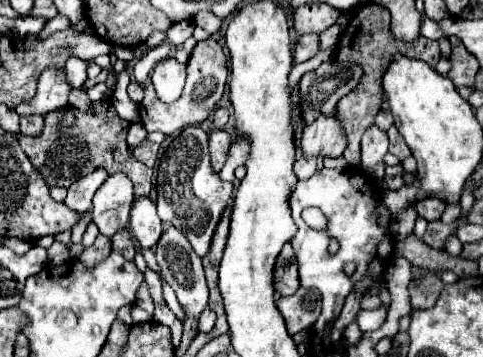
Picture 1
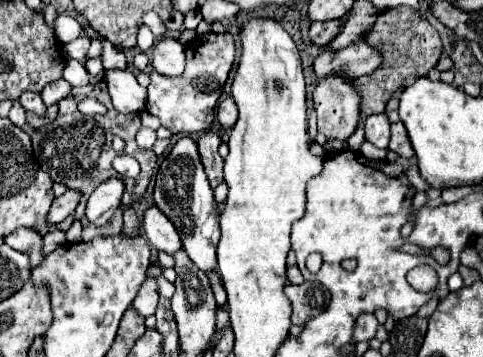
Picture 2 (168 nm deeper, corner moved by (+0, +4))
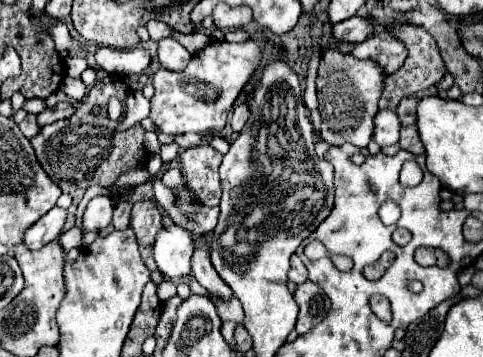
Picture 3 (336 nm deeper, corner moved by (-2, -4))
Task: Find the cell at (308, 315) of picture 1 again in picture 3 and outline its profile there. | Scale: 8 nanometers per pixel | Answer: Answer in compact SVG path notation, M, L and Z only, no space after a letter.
M307 280L307 282L297 286L295 302L299 306L299 320L297 320L297 326L295 326L295 330L299 334L309 332L329 312L329 298L327 298L327 294L317 284L313 284L311 280Z

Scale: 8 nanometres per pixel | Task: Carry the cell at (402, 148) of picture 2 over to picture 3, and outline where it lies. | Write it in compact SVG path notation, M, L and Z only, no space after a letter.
M417 126L401 128L401 140L399 140L399 146L401 146L403 150L415 152L415 154L425 154L425 148L423 148L423 142L421 142L421 138L419 138Z

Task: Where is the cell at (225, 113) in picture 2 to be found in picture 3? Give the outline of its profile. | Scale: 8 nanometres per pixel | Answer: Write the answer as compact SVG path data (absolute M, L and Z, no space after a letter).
M247 104L235 106L235 110L233 110L233 114L231 114L231 128L233 128L233 132L241 132L243 126L245 126L245 122L247 122L247 118L249 118L249 108L247 108Z

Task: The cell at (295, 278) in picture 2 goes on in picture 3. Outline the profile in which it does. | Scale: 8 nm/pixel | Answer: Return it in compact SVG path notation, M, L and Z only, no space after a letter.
M297 254L291 256L291 270L289 270L289 280L293 280L295 284L303 284L307 280L307 268L303 266L303 262L299 260Z

